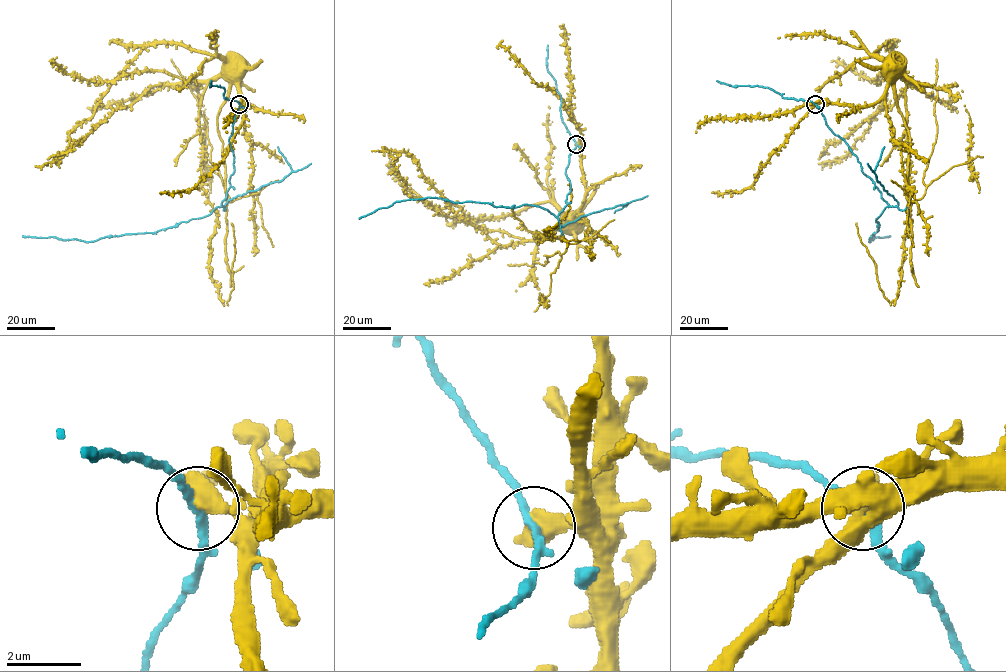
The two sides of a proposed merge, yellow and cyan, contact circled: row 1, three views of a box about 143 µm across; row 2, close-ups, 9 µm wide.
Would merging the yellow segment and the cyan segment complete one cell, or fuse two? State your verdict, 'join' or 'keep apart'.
join

